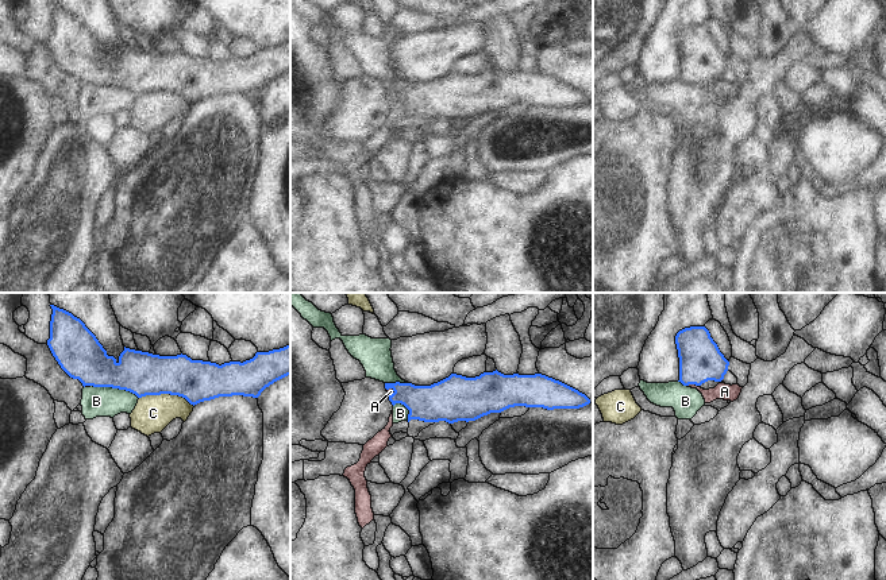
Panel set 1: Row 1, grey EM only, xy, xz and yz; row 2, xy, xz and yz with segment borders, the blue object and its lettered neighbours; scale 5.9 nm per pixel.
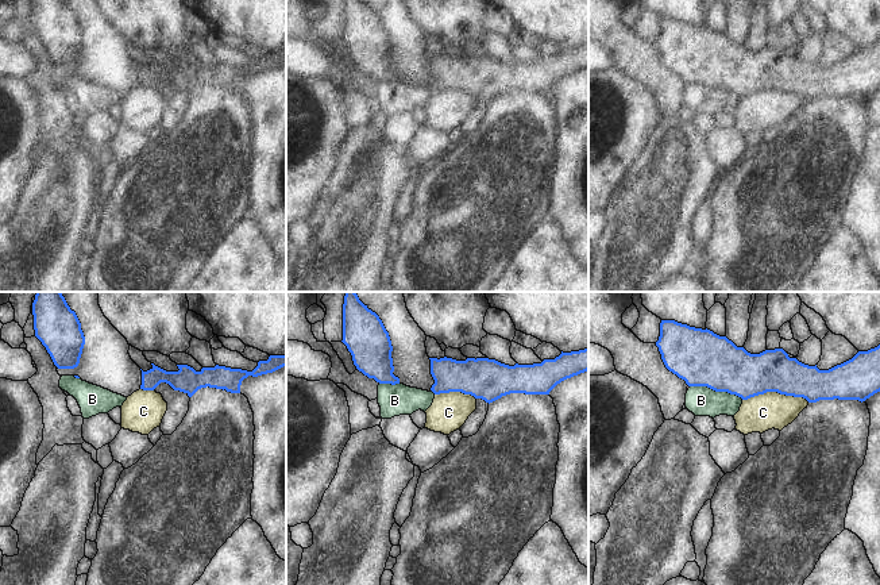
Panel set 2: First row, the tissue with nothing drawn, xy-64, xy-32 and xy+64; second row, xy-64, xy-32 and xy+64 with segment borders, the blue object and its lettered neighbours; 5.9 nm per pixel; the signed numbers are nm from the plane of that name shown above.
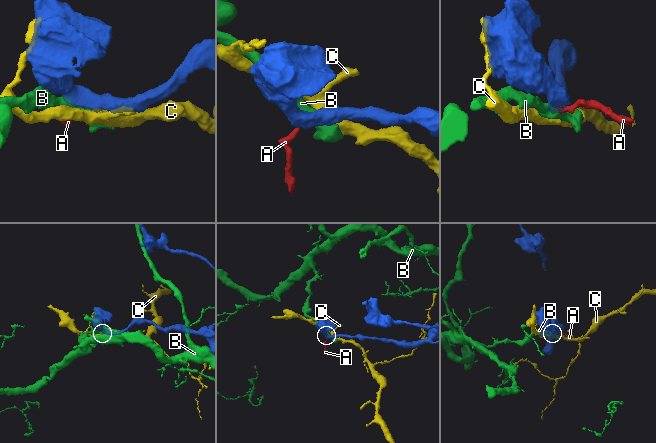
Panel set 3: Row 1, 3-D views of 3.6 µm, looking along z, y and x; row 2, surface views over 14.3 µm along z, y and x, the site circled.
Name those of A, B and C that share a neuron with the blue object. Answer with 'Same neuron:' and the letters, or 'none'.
Same neuron: none

